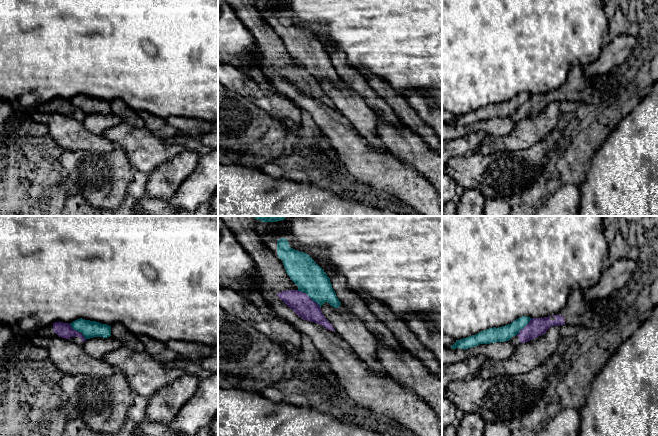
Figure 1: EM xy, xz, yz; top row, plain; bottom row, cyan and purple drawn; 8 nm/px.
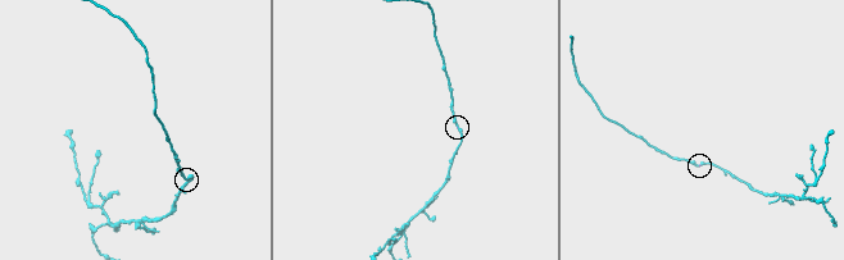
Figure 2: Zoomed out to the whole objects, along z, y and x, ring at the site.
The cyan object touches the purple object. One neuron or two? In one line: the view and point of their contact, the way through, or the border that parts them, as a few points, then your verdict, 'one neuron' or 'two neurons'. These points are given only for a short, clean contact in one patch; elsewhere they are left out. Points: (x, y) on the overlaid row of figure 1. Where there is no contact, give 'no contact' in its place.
contact xz (309, 296); two neurons

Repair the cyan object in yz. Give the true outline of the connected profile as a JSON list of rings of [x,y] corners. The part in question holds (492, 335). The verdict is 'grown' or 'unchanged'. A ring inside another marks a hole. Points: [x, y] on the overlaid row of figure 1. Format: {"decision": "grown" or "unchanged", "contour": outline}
{"decision": "unchanged", "contour": [[[522,316],[513,321],[511,324],[498,328],[489,328],[475,335],[456,340],[456,342],[451,346],[451,348],[460,348],[465,350],[471,347],[478,346],[480,344],[509,341],[513,336],[516,336],[519,331],[530,322],[530,320],[530,317]]]}

